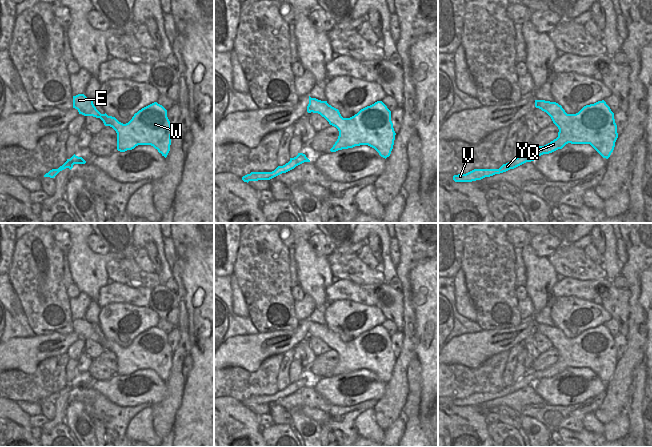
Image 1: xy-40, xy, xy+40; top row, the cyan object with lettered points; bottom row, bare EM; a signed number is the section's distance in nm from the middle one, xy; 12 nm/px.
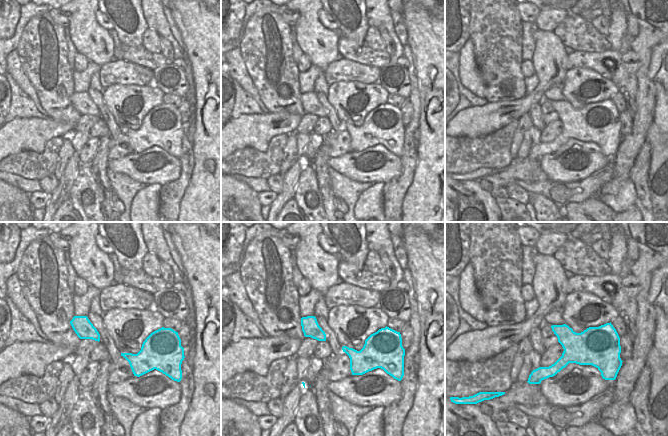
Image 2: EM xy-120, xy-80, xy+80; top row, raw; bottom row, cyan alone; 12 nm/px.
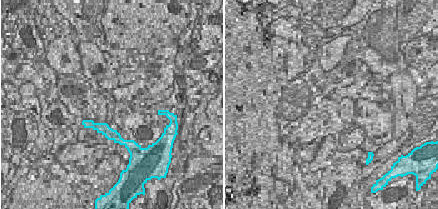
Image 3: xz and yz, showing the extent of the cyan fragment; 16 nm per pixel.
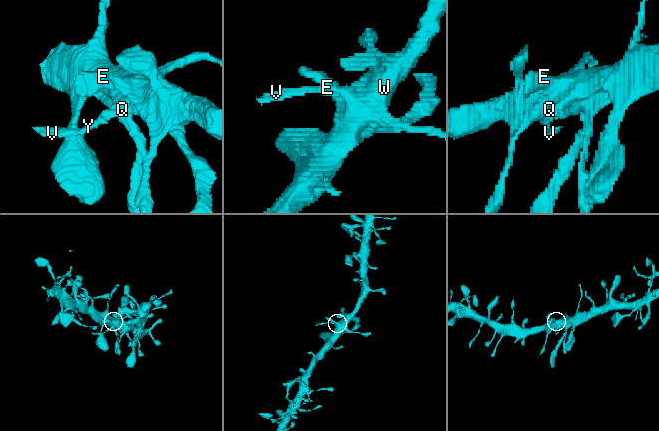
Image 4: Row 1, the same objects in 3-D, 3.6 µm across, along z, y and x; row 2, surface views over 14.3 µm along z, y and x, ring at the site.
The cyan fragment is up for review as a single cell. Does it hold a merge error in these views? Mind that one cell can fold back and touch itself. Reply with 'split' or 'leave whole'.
leave whole

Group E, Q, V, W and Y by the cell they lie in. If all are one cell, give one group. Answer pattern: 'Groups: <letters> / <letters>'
Groups: E Q V W Y.

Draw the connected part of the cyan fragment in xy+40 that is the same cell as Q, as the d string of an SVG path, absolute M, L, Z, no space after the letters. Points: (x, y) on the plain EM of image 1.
M535 324L535 331L546 336L558 351L558 361L544 370L527 369L512 385L499 393L474 393L453 400L455 406L472 406L514 393L534 385L543 378L562 373L566 368L590 368L603 382L608 383L618 362L614 337L604 324L584 330L576 338L567 338L556 326Z

